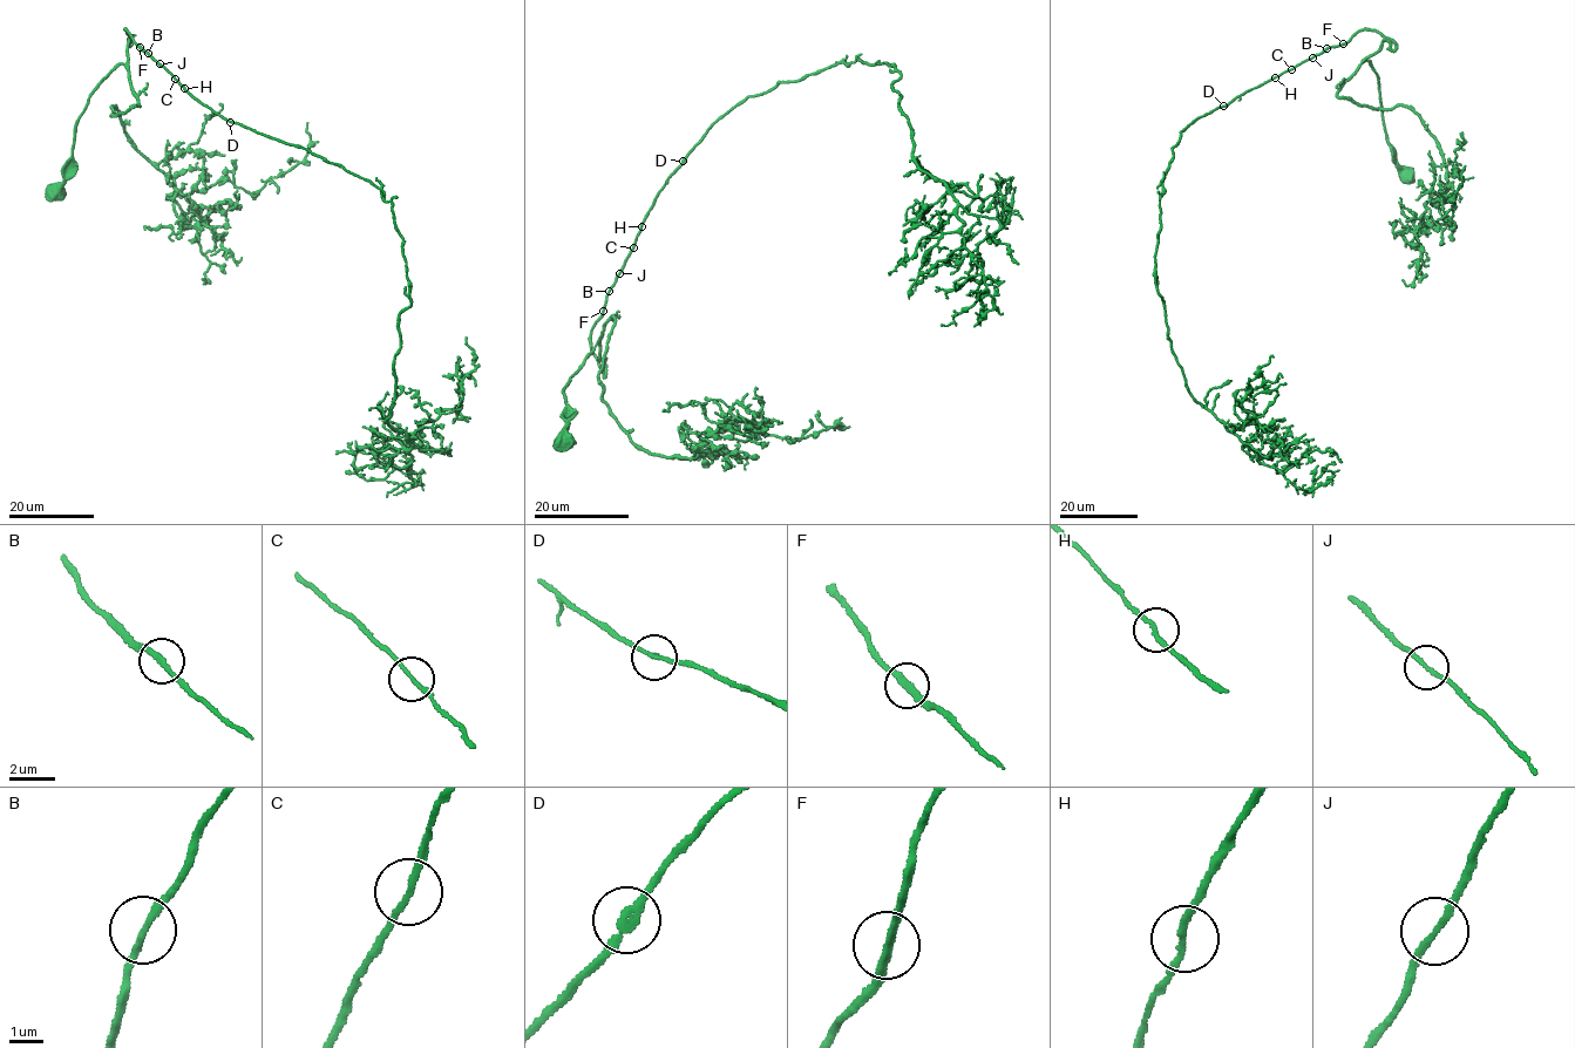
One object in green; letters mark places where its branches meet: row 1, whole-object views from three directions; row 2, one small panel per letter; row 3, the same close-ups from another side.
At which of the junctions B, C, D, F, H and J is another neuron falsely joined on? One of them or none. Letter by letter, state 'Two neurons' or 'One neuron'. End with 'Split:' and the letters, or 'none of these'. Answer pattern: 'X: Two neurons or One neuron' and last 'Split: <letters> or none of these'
B: One neuron
C: One neuron
D: One neuron
F: One neuron
H: One neuron
J: One neuron
Split: none of these

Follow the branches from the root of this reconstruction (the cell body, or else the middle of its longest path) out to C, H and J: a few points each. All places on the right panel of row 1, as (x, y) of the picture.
C: (1405, 174), (1387, 141), (1378, 77), (1364, 60), (1385, 40), (1393, 49), (1390, 39), (1359, 31), (1292, 69)
H: (1405, 174), (1387, 141), (1378, 77), (1364, 60), (1385, 40), (1393, 49), (1390, 39), (1359, 31), (1275, 76)
J: (1405, 174), (1387, 141), (1378, 77), (1364, 60), (1385, 40), (1392, 49), (1394, 43), (1359, 31), (1312, 56)

